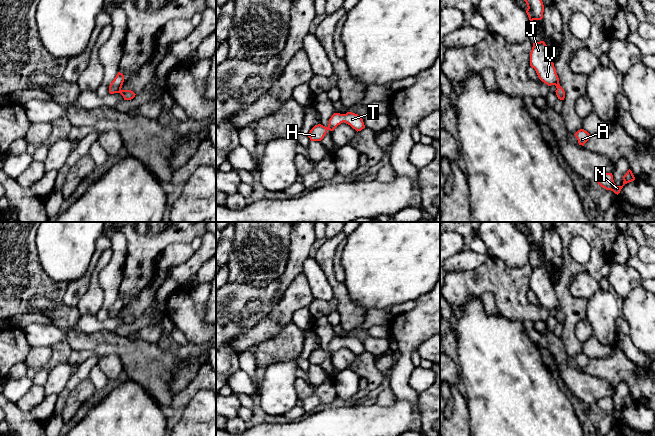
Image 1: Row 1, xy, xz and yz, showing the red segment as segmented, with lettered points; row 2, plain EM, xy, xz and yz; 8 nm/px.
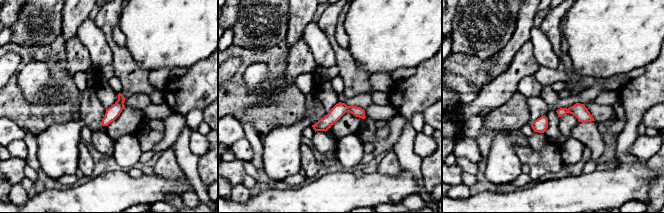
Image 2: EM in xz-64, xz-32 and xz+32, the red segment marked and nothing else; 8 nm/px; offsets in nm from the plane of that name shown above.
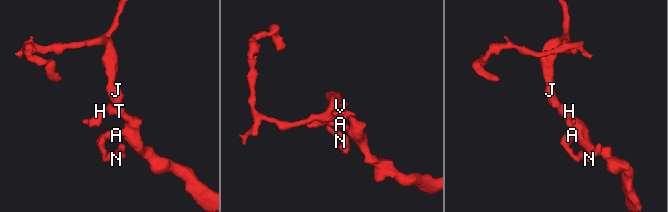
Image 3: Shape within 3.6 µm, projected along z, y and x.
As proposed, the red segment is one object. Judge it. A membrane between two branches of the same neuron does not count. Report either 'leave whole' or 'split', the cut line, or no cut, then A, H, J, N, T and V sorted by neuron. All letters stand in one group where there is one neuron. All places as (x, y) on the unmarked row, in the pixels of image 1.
leave whole; no cut; A H J N T V

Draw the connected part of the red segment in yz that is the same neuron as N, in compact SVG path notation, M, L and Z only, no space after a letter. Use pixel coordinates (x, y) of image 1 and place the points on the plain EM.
M629 393L627 395L627 397L623 400L623 409L622 410L617 410L614 407L613 404L613 399L612 397L603 397L600 398L597 403L596 406L603 412L605 412L606 414L611 414L613 415L615 418L619 418L621 413L623 412L623 410L629 406L632 406L635 404L635 401L632 397L632 395Z

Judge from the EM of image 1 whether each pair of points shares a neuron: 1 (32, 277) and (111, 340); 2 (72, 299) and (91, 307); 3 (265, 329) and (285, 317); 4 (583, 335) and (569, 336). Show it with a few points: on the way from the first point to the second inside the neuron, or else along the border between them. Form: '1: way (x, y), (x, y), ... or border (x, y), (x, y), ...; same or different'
1: way (56, 298), (70, 330), (80, 340), (87, 340); same
2: border (89, 280), (87, 291), (80, 298), (76, 306); different
3: way (270, 325), (280, 317); same
4: border (586, 318), (575, 329), (581, 343); different

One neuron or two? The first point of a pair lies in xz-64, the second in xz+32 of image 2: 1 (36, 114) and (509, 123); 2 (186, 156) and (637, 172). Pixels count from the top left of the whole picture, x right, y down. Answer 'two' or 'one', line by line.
1: one
2: two

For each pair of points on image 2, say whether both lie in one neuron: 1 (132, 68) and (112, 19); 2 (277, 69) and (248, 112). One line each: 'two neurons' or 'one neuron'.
1: one neuron
2: one neuron

